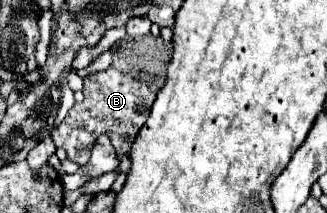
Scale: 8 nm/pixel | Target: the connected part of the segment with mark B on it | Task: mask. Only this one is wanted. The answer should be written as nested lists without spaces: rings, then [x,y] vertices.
[[[107,68],[103,72],[95,72],[89,74],[85,78],[85,100],[81,104],[75,104],[67,118],[55,128],[55,132],[51,132],[51,138],[55,142],[57,148],[63,148],[67,152],[67,158],[77,162],[79,166],[87,164],[89,160],[89,152],[93,148],[93,144],[97,142],[97,138],[101,134],[107,134],[111,138],[111,144],[117,152],[117,156],[123,156],[131,150],[135,136],[139,134],[141,126],[145,124],[151,106],[155,102],[155,96],[161,88],[163,80],[135,80],[133,76],[119,72],[115,68]]]

